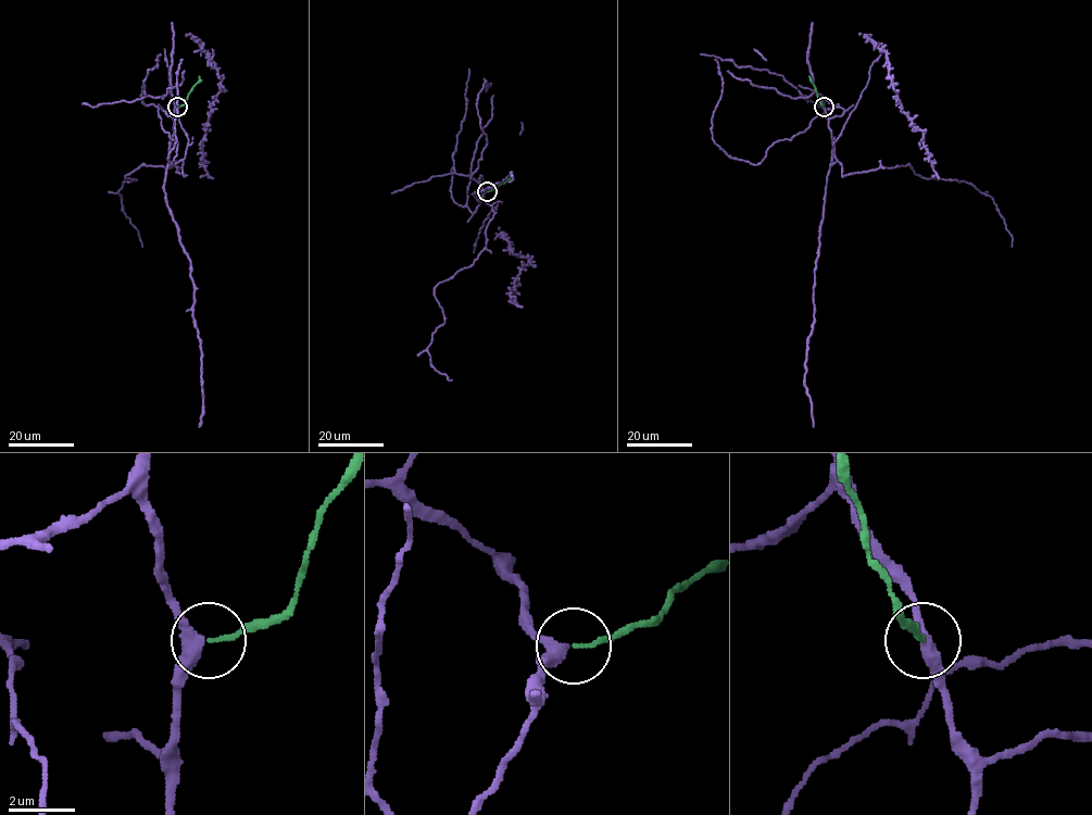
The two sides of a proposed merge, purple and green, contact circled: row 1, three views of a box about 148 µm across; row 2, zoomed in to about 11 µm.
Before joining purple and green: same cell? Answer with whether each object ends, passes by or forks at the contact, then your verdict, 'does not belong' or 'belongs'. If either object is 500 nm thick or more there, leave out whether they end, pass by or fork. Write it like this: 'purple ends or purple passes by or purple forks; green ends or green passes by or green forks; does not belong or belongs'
purple passes by; green ends; belongs

